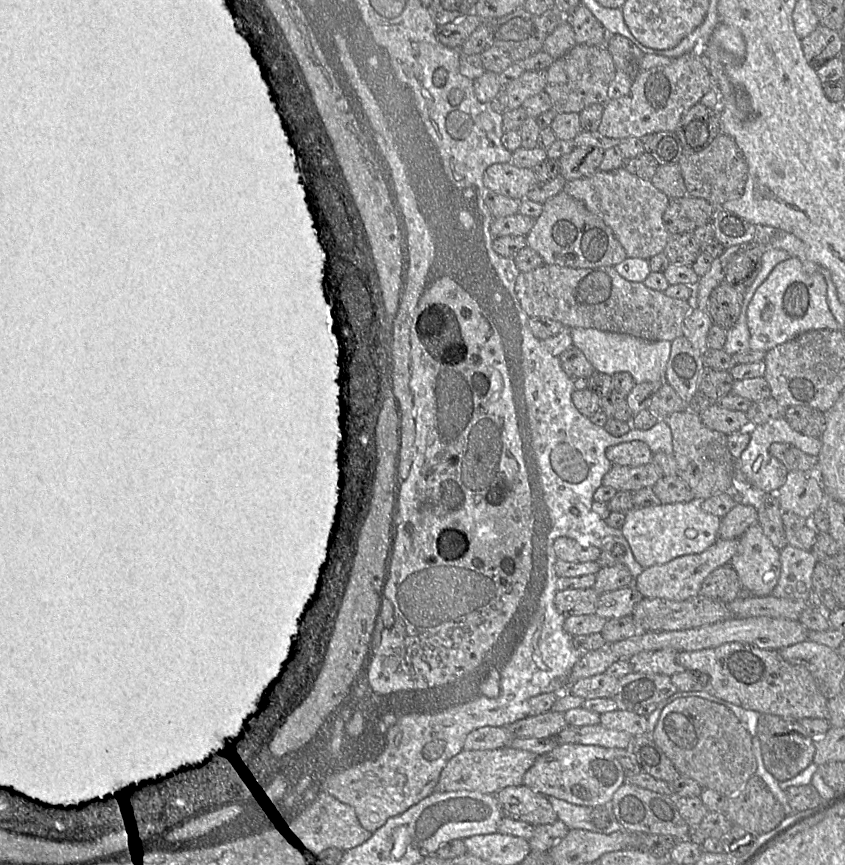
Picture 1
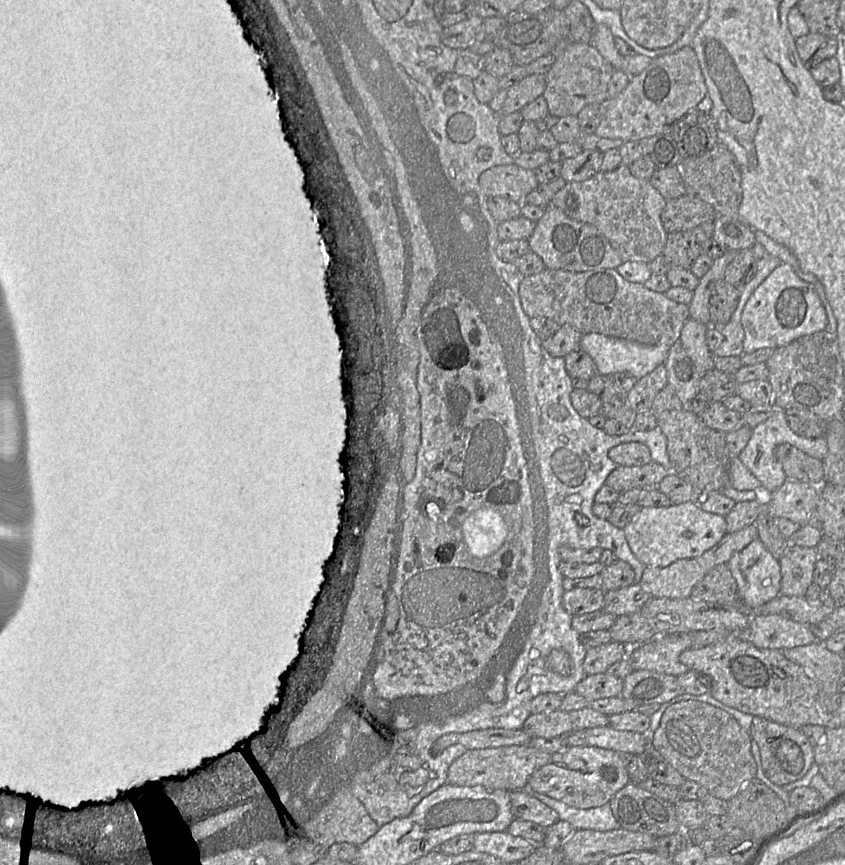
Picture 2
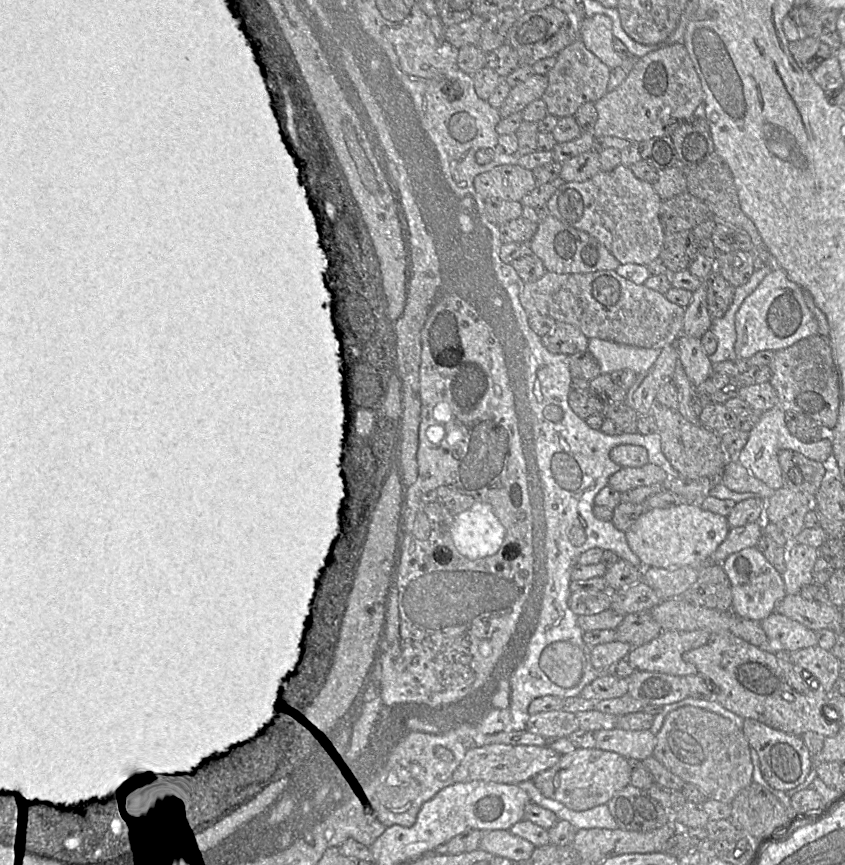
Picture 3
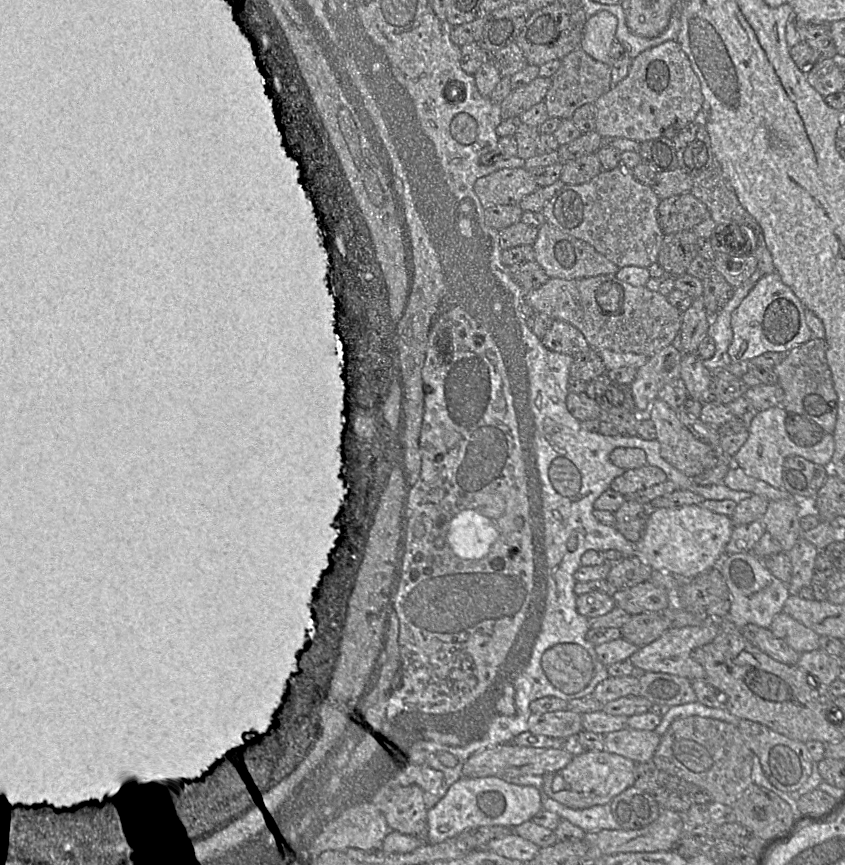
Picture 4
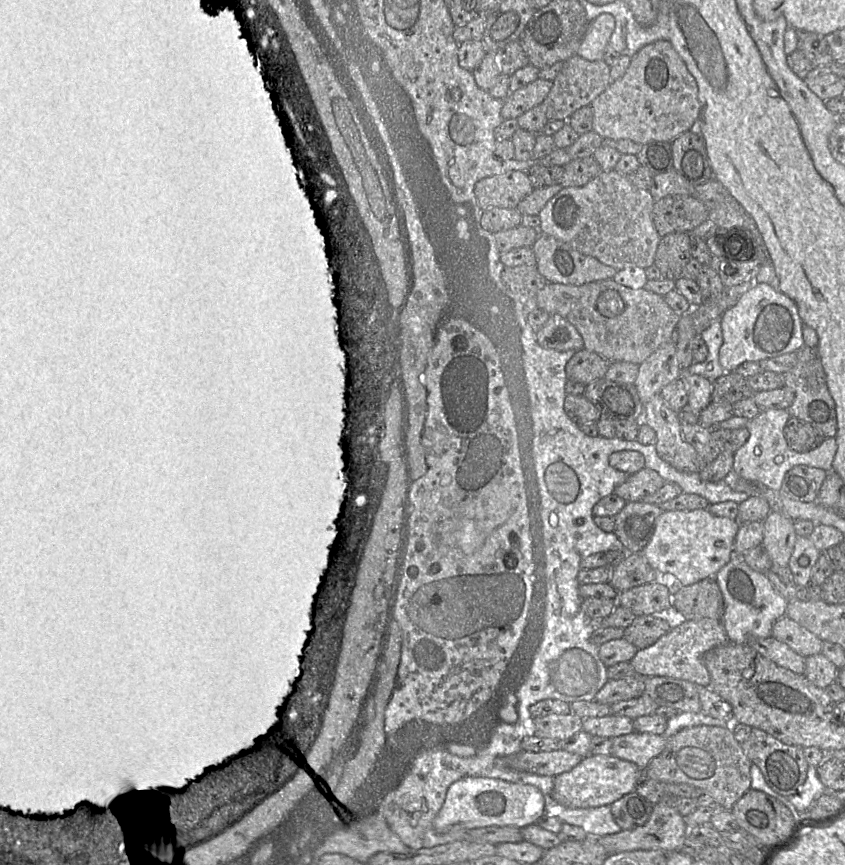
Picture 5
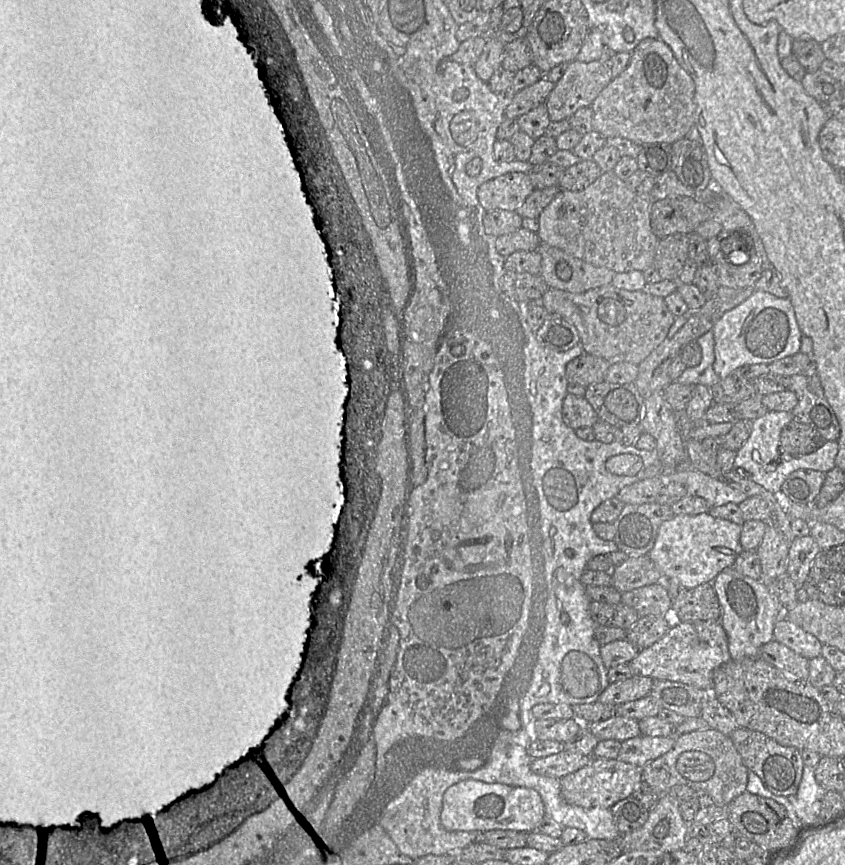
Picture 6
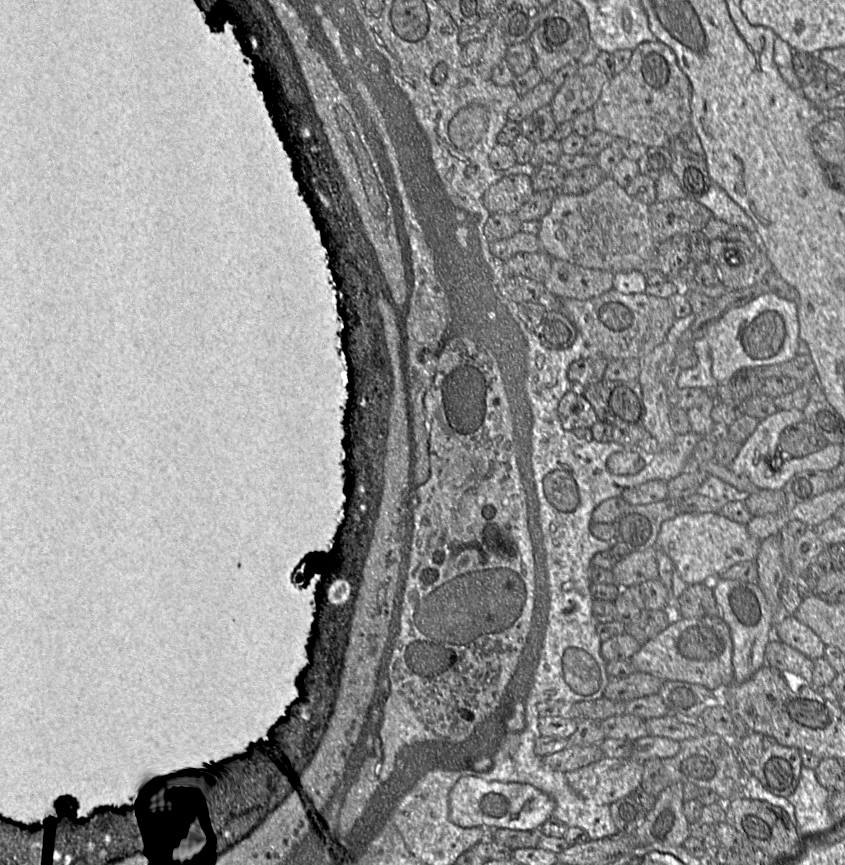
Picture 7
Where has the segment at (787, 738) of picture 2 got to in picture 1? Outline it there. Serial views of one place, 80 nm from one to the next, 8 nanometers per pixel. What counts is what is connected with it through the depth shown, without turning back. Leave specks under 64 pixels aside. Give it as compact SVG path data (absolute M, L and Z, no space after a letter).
M760 714L756 736L760 740L764 766L778 782L794 778L813 762L815 741L799 721L786 720L772 714Z

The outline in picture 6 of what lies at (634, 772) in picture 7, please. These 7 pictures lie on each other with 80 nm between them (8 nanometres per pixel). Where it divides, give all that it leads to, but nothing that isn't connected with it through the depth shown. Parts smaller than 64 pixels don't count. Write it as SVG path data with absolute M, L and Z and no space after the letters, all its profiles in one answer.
M592 757L586 766L560 778L560 788L563 799L571 805L610 808L618 801L631 796L641 781L642 769L639 767L619 759Z

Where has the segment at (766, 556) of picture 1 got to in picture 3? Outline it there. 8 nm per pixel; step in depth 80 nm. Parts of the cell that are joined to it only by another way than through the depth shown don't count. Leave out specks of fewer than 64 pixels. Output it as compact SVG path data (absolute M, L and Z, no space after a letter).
M757 547L743 549L722 562L732 585L731 611L741 618L761 622L771 615L778 602L786 596L782 575L766 560Z

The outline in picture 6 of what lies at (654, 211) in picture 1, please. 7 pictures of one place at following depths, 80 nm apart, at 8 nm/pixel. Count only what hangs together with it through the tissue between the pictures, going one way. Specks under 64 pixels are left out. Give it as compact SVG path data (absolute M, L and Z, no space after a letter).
M603 172L582 191L561 190L537 218L541 243L616 273L645 271L654 267L659 239L650 225L653 200L640 196L627 187L614 172Z

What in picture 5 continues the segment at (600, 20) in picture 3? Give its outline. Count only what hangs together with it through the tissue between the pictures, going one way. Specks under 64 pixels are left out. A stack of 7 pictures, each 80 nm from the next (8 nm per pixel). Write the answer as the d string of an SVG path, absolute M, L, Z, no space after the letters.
M611 14L599 15L589 24L577 55L588 61L602 60L614 28L615 19Z

